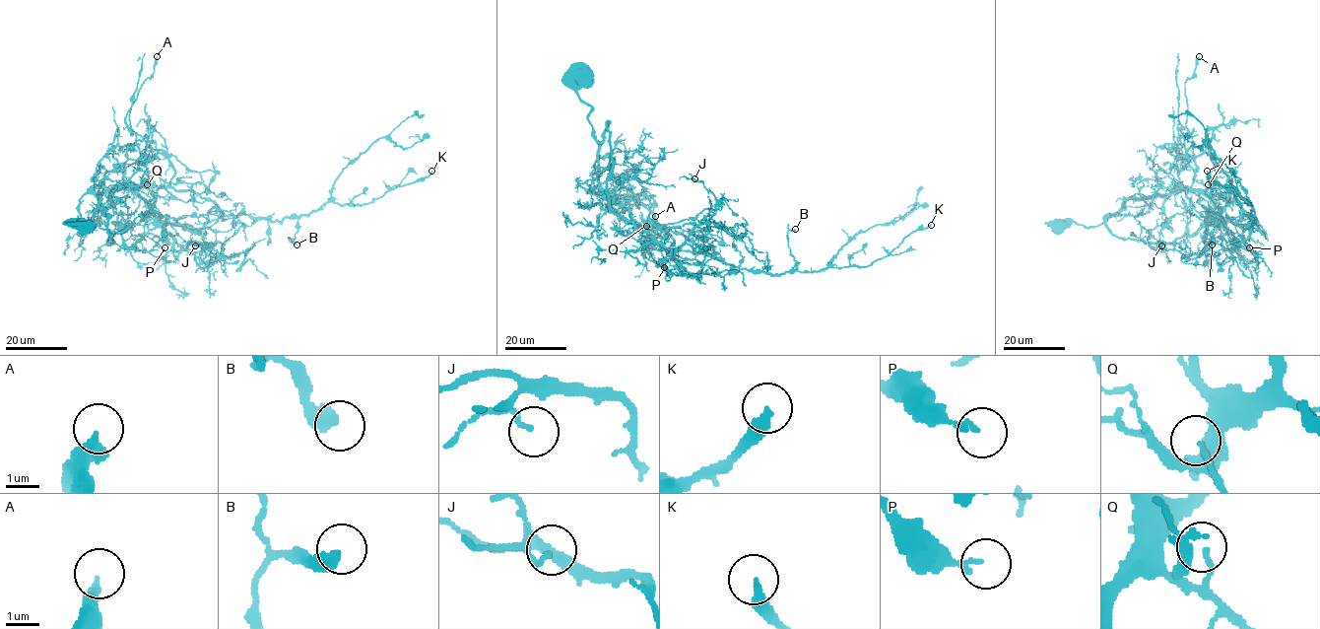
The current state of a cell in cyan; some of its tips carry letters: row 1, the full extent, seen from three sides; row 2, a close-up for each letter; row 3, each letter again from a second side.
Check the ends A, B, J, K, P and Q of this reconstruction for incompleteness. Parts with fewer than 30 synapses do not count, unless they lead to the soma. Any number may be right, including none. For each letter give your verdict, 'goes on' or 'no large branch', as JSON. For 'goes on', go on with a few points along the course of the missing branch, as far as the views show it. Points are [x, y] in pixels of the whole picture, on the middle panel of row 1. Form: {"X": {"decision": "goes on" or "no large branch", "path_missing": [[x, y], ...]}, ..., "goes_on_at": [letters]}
{"A": {"decision": "no large branch"}, "B": {"decision": "no large branch"}, "J": {"decision": "no large branch"}, "K": {"decision": "goes on", "path_missing": [[931, 225], [960, 198], [947, 196], [945, 200]]}, "P": {"decision": "no large branch"}, "Q": {"decision": "no large branch"}, "goes_on_at": ["K"]}

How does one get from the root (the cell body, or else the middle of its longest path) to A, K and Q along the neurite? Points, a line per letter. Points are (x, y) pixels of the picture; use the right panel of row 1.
A: (1057, 226), (1095, 227), (1127, 199), (1181, 188), (1184, 82), (1199, 56)
K: (1057, 226), (1095, 227), (1127, 199), (1215, 181), (1229, 185), (1257, 221), (1251, 203), (1207, 171)
Q: (1057, 226), (1063, 230), (1076, 222), (1095, 227), (1127, 199), (1205, 190), (1208, 184)

